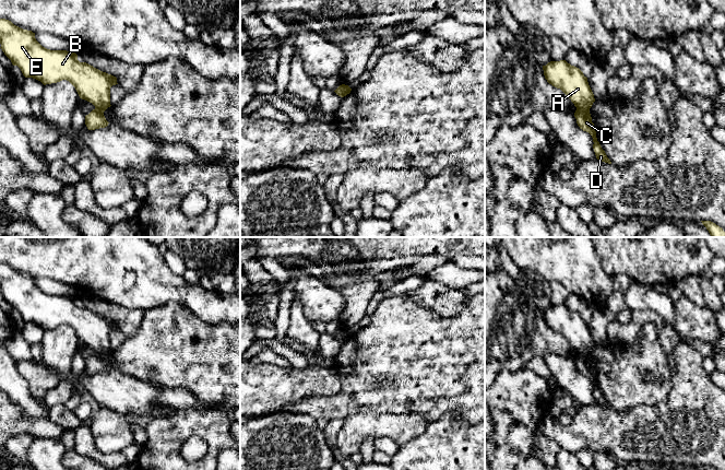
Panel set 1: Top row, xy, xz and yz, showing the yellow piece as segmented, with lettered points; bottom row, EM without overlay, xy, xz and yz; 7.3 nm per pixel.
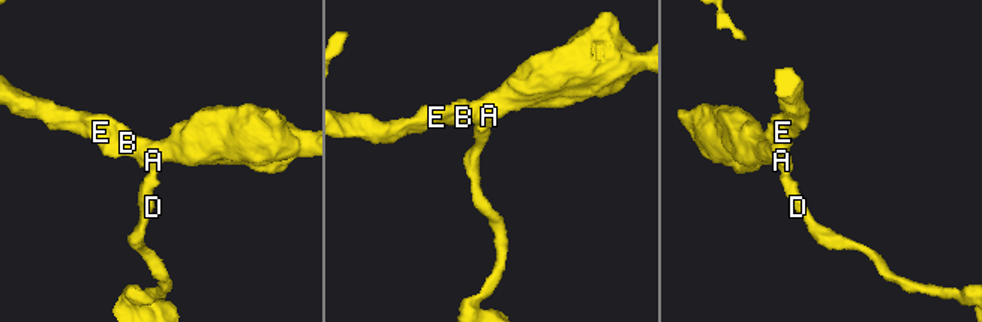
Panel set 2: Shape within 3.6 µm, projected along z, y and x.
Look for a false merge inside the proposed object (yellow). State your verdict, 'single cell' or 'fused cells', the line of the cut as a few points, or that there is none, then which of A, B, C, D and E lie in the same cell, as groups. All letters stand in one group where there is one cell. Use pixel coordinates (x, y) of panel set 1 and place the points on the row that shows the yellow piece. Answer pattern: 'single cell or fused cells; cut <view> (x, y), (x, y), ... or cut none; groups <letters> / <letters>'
fused cells; cut yz (577, 108), (589, 110); groups A B E / C D

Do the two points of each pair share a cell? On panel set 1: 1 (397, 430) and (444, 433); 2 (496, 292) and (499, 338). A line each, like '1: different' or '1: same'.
1: different
2: same

